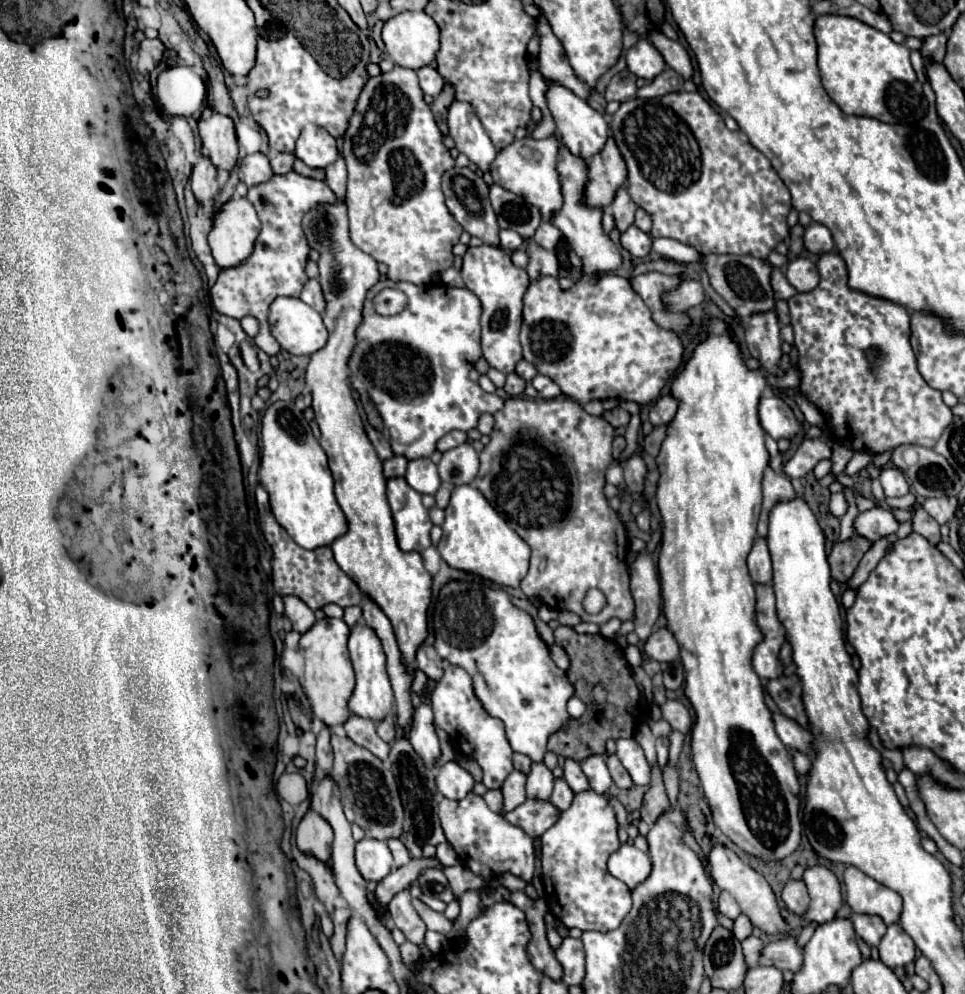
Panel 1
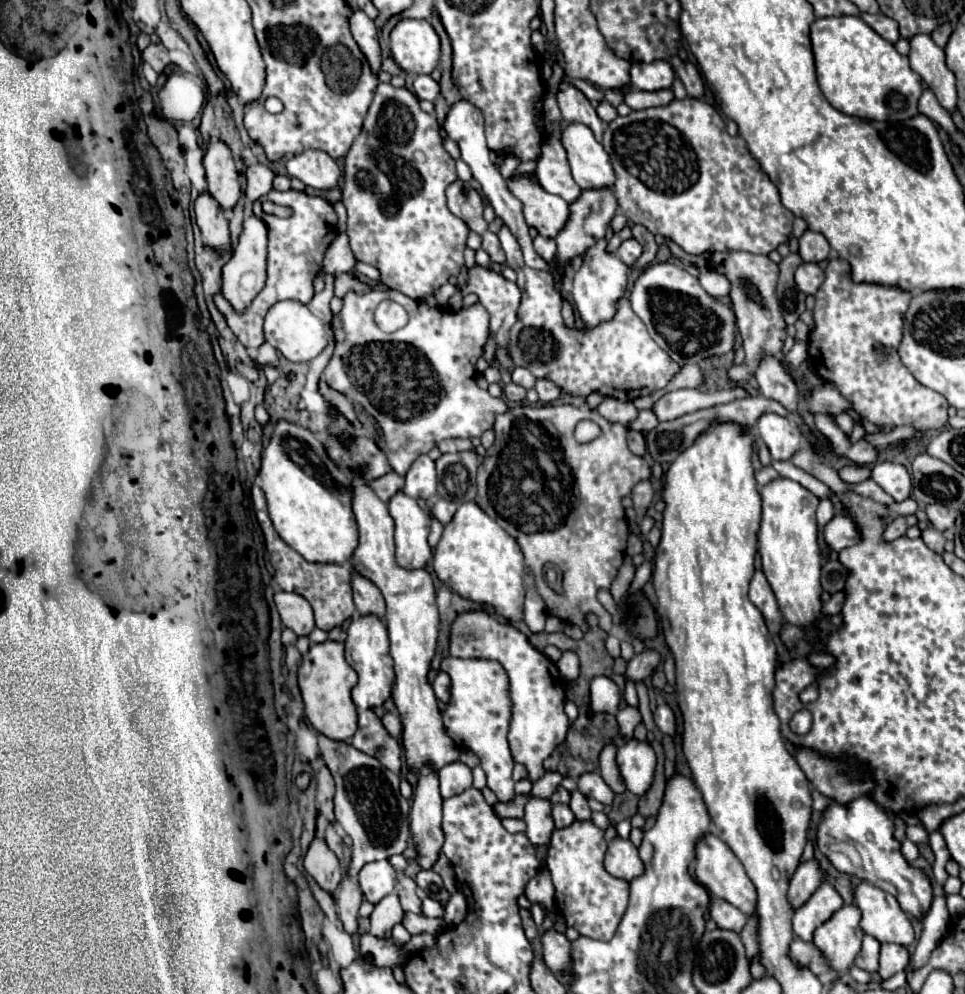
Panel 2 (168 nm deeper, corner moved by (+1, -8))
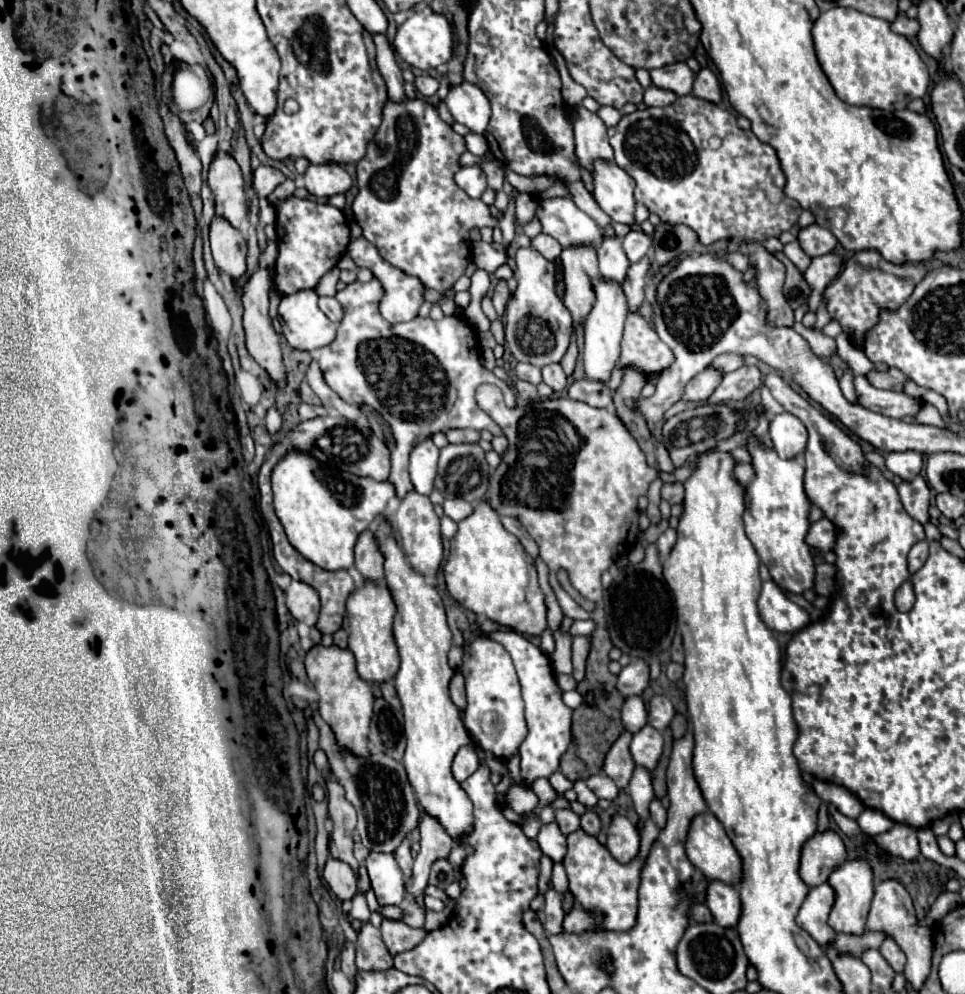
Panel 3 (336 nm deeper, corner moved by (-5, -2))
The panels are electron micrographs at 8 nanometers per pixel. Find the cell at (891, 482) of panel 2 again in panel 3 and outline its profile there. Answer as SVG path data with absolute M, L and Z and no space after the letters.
M888 452L886 468L892 474L898 474L902 480L912 480L922 468L922 454L920 452Z

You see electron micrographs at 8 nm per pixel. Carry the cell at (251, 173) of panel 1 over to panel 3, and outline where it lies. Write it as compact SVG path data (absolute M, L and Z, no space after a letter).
M260 166L254 170L252 186L258 196L268 196L284 180L286 180L286 176L280 170L276 170L272 166Z

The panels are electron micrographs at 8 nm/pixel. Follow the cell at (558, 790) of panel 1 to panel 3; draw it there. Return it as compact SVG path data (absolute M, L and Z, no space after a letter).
M556 810L556 824L564 836L580 828L580 818L572 810Z

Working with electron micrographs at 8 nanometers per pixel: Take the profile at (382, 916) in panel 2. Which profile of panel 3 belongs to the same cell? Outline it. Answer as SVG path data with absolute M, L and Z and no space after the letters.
M388 918L382 920L380 930L384 936L384 944L392 956L412 950L426 936L426 930L422 928L410 928L400 920L388 920Z

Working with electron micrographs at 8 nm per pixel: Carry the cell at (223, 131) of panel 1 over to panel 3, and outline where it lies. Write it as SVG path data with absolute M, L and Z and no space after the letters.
M226 152L216 154L216 158L210 164L208 186L212 190L220 216L228 220L234 228L240 228L242 220L246 218L244 180L242 180L240 166L230 154Z

